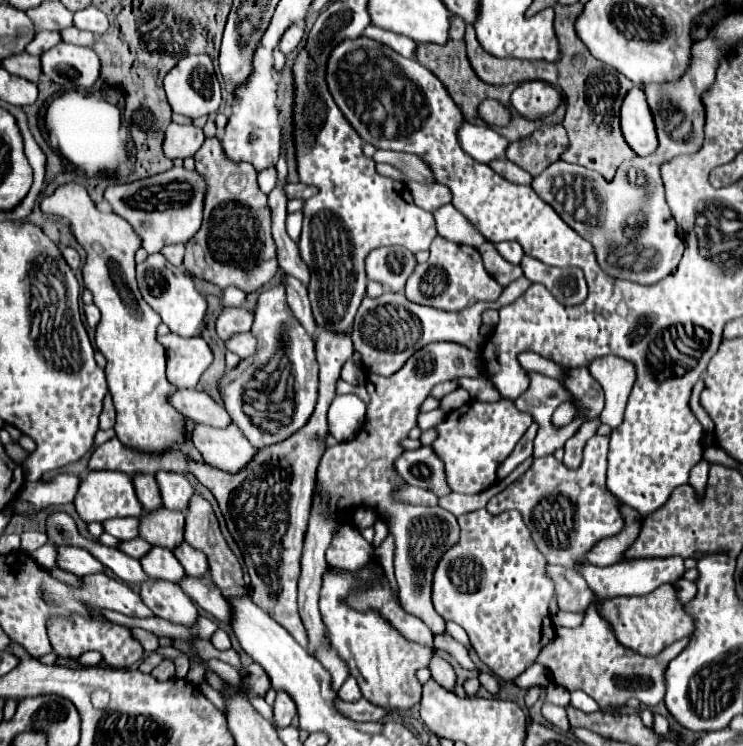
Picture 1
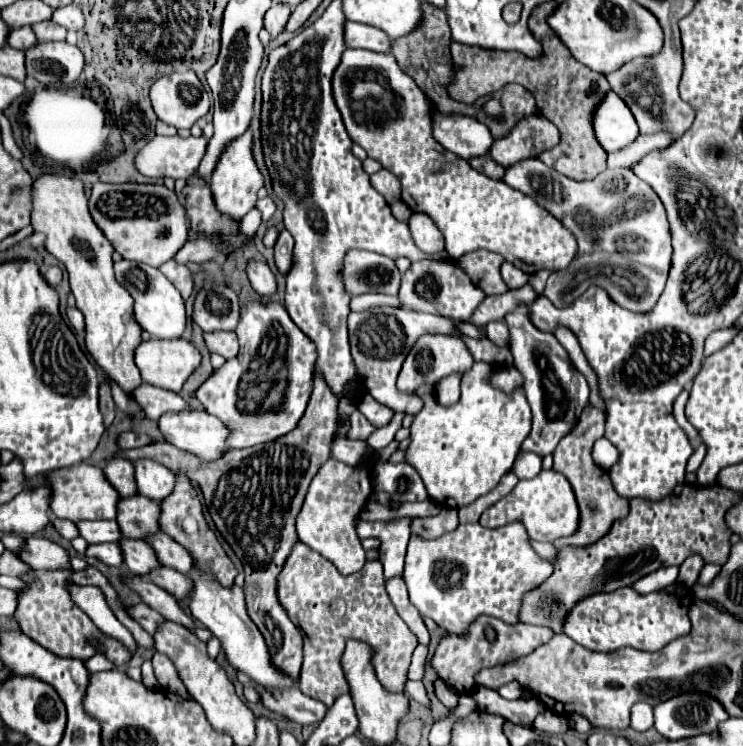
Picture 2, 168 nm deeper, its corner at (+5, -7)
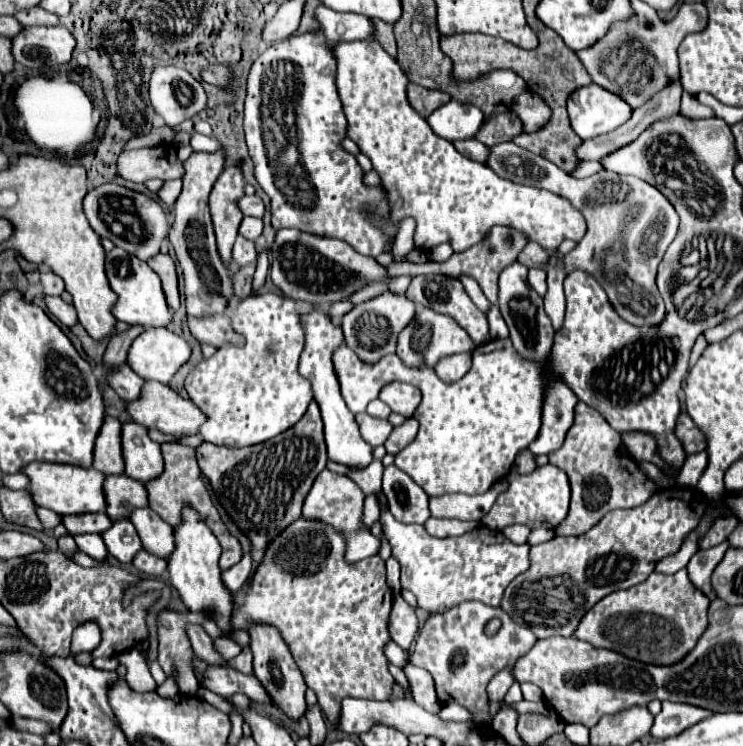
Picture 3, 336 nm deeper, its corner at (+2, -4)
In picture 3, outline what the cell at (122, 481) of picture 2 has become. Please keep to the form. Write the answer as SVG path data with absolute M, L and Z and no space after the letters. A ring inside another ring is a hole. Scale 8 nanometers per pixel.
M107 415L99 431L99 437L95 441L93 469L101 471L103 475L125 473L125 461L123 461L123 449L121 449L119 437L121 437L121 423Z

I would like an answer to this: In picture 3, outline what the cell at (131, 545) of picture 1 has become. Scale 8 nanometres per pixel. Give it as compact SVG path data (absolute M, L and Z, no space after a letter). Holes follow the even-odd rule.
M75 535L73 539L75 539L79 551L87 553L89 557L99 559L99 561L105 561L107 559L109 551L107 551L105 541L103 541L101 535Z

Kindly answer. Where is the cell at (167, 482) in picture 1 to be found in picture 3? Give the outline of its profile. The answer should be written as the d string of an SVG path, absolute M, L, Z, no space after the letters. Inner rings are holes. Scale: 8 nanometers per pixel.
M125 423L121 433L125 475L143 485L163 473L161 445L151 441L147 429L139 423Z

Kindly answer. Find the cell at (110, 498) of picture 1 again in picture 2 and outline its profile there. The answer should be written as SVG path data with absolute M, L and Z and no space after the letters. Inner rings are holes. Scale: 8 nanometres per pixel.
M76 464L70 468L60 468L46 474L50 486L50 510L58 518L66 518L72 522L80 520L114 520L116 518L116 504L120 494L116 494L114 486L104 478L100 466L92 464Z

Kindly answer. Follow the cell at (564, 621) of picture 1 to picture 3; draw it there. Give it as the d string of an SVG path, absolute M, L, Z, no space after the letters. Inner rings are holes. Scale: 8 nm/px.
M463 603L463 605L453 607L451 611L447 611L443 615L431 615L427 619L423 629L419 631L415 651L411 653L411 663L417 665L417 667L427 669L433 675L437 697L439 697L441 705L447 705L453 699L455 703L467 707L475 715L473 721L479 725L479 723L491 723L491 719L487 715L487 705L489 705L487 695L485 695L487 683L493 679L495 673L511 667L519 657L527 655L535 643L537 643L537 637L533 635L533 631L529 627L521 627L515 621L511 621L511 617L501 607L487 607L483 603ZM493 617L501 619L501 629L493 637L487 637L483 633L483 627Z

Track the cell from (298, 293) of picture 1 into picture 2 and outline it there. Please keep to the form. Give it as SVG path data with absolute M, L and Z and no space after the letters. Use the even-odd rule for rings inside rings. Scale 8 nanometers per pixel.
M248 260L246 272L248 272L248 280L250 280L252 288L260 296L272 296L276 292L276 280L274 280L274 274L270 272L266 262L262 262L262 260Z

